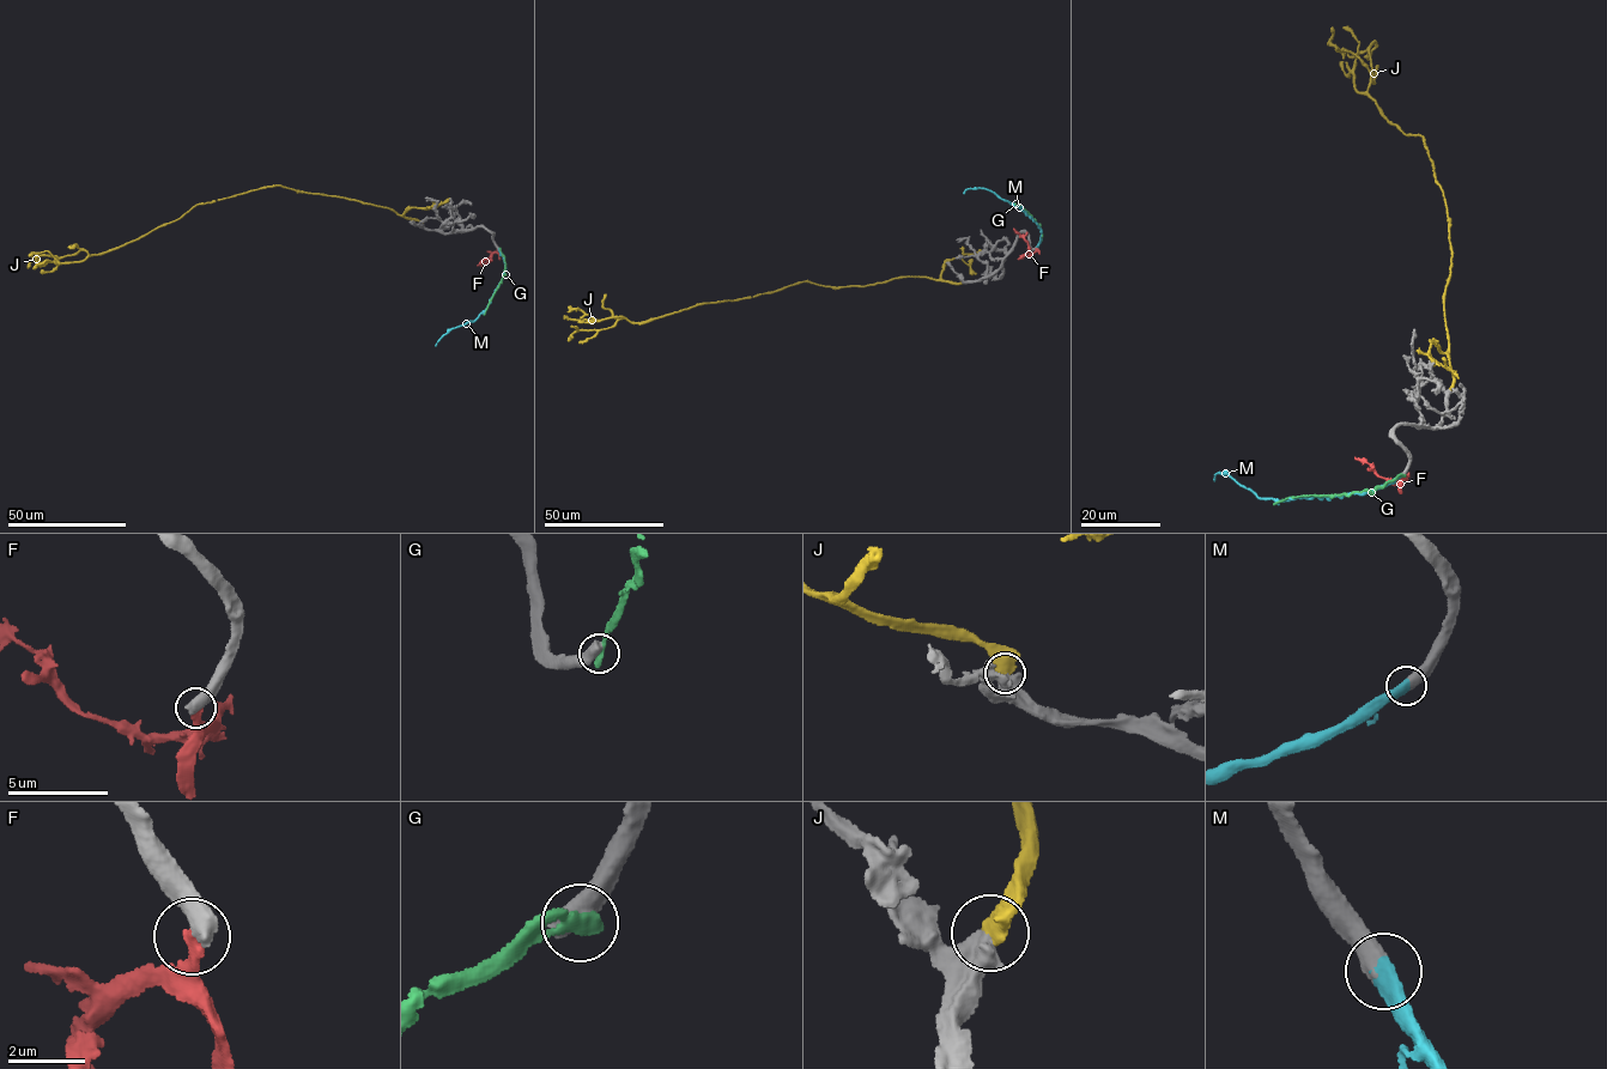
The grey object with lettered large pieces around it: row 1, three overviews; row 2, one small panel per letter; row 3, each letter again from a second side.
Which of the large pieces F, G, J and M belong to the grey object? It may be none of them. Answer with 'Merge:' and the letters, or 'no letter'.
Merge: J, M

